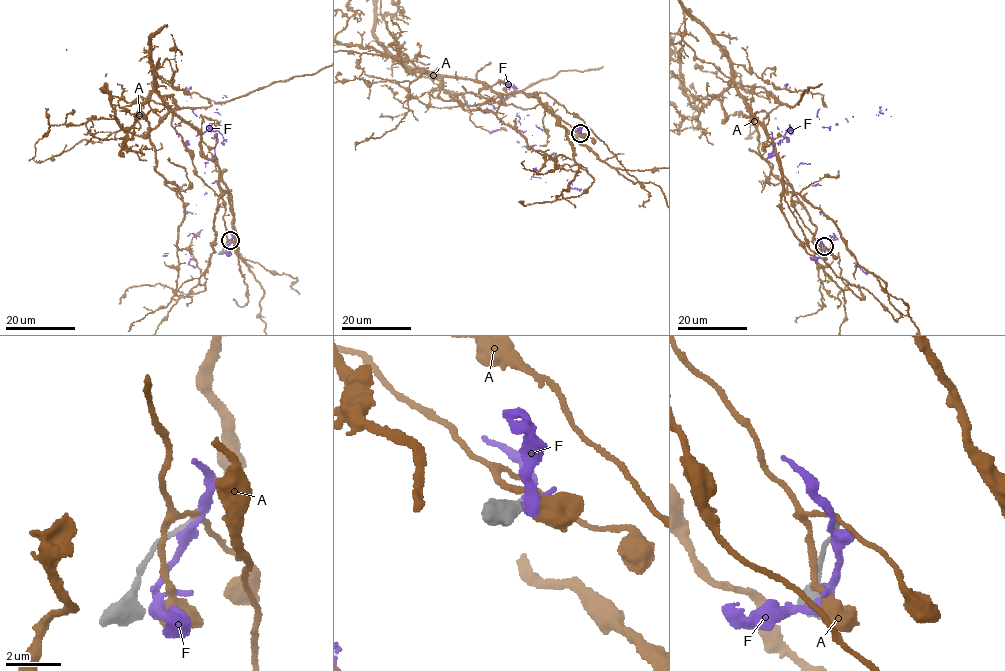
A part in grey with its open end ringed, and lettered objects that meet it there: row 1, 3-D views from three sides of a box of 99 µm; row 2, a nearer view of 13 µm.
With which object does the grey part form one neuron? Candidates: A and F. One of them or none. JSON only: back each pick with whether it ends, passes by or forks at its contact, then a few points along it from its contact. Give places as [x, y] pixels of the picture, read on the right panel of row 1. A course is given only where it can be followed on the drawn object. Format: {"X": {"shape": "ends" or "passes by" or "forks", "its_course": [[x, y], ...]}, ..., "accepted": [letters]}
{"accepted": []}

